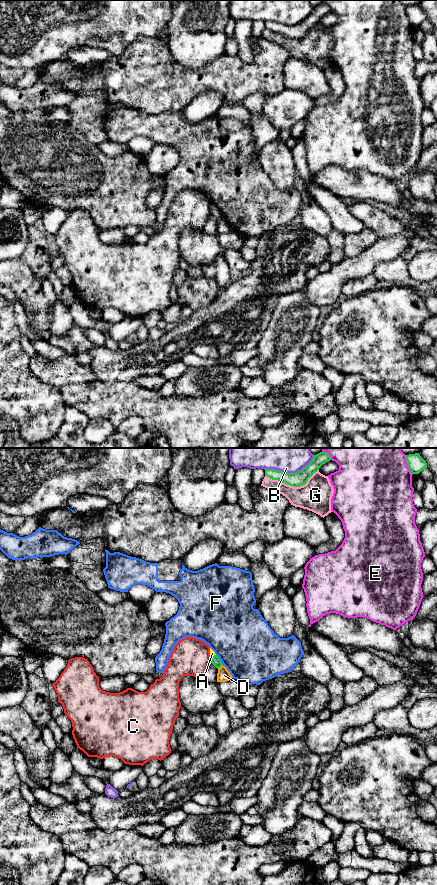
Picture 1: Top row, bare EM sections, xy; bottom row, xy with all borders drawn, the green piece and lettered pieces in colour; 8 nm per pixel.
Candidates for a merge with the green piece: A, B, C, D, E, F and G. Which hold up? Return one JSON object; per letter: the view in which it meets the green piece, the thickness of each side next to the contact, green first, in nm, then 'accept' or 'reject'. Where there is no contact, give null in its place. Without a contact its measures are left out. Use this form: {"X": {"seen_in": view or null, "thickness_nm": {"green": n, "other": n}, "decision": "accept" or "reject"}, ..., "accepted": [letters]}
{"A": {"seen_in": "xy", "thickness_nm": {"green": 70, "other": 50}, "decision": "accept"}, "B": {"seen_in": "xy", "thickness_nm": {"green": 120, "other": 380}, "decision": "reject"}, "C": {"seen_in": "xy", "thickness_nm": {"green": 70, "other": 300}, "decision": "reject"}, "D": {"seen_in": "xy", "thickness_nm": {"green": 70, "other": 110}, "decision": "reject"}, "E": {"seen_in": "xy", "thickness_nm": {"green": 140, "other": 500}, "decision": "reject"}, "F": {"seen_in": "xy", "thickness_nm": {"green": 70, "other": 480}, "decision": "reject"}, "G": {"seen_in": "xy", "thickness_nm": {"green": 120, "other": 240}, "decision": "reject"}, "accepted": ["A"]}

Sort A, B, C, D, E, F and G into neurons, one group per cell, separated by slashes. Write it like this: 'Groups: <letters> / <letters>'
Groups: A / B / C / D / E / F / G

